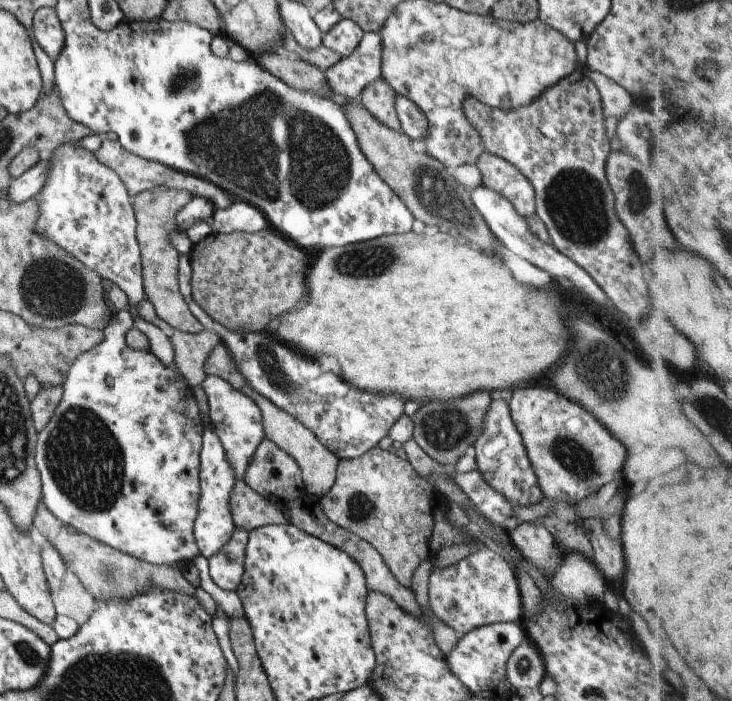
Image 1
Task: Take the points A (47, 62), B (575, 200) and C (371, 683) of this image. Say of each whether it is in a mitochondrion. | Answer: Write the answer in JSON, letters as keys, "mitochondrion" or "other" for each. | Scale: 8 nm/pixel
{"A":"other","B":"mitochondrion","C":"other"}

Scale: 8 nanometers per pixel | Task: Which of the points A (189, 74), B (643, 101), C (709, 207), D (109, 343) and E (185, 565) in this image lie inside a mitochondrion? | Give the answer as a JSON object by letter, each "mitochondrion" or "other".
{"A":"mitochondrion","B":"other","C":"mitochondrion","D":"other","E":"other"}

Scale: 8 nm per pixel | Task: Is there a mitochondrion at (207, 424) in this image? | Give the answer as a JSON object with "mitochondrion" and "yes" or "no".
{"mitochondrion":"no"}

